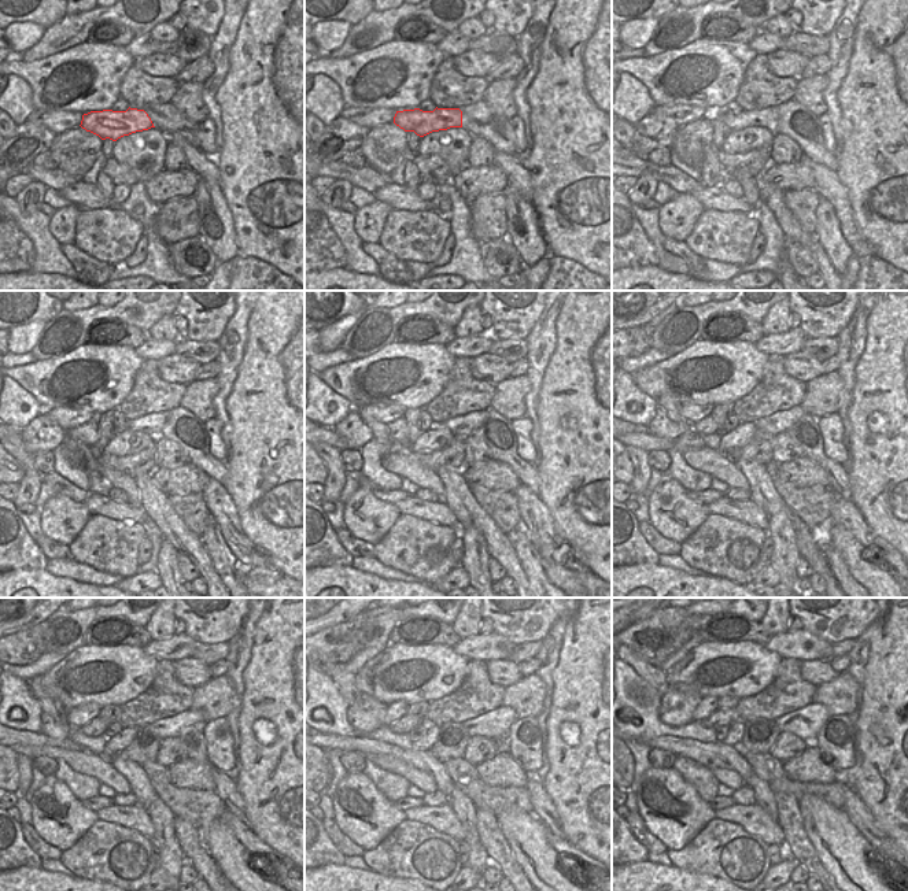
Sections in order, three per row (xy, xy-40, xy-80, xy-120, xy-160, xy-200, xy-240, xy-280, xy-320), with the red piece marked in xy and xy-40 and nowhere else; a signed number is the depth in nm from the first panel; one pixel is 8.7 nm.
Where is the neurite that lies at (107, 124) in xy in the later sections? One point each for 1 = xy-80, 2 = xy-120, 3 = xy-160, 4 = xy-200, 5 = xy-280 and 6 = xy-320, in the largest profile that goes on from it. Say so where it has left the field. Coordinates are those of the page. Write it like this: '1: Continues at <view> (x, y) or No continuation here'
1: Continues at xy-80 (767, 117)
2: Continues at xy-120 (151, 424)
3: Continues at xy-160 (462, 425)
4: Continues at xy-200 (781, 421)
5: Continues at xy-280 (494, 724)
6: Continues at xy-320 (805, 723).

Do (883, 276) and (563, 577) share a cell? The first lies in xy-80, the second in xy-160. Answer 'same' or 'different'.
different

